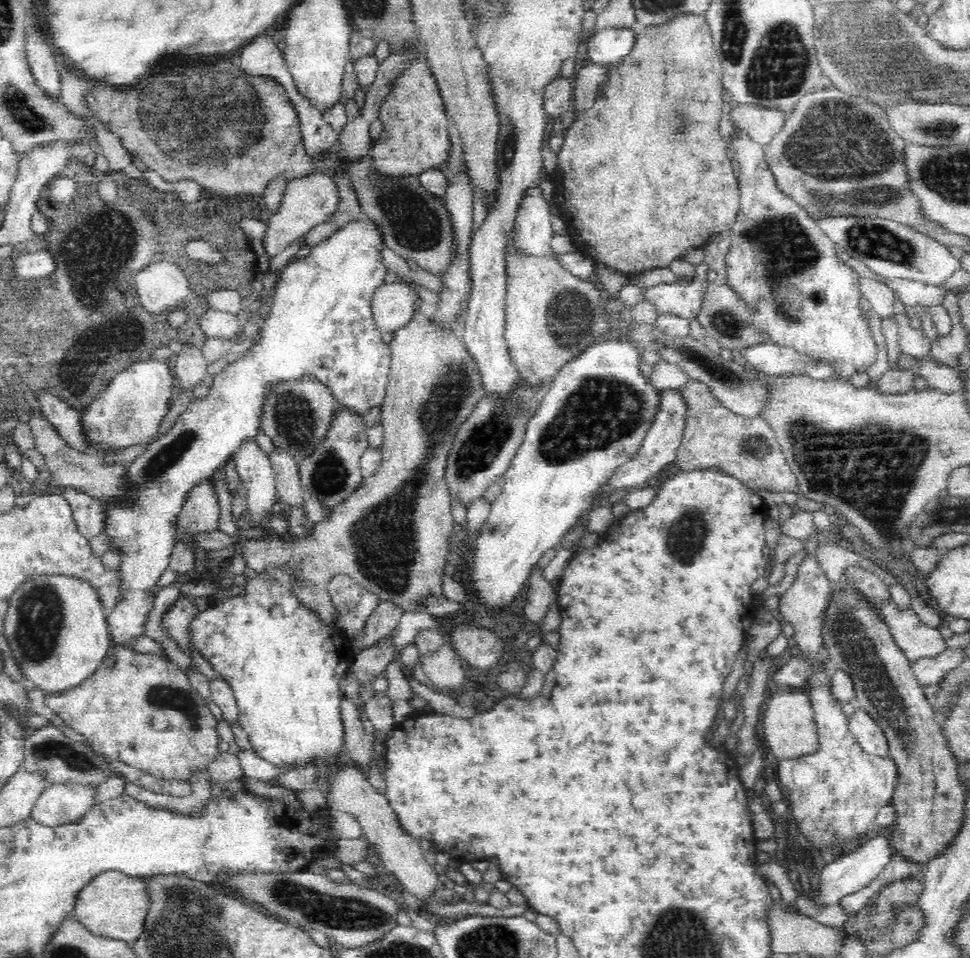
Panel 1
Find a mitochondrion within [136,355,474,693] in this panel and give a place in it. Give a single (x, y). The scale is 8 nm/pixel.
(295, 419)

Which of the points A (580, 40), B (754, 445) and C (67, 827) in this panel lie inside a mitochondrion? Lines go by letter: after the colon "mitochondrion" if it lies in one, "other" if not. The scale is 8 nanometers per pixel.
A: other
B: mitochondrion
C: other

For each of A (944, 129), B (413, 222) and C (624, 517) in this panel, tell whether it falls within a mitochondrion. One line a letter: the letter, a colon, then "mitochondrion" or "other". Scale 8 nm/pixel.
A: mitochondrion
B: mitochondrion
C: other

